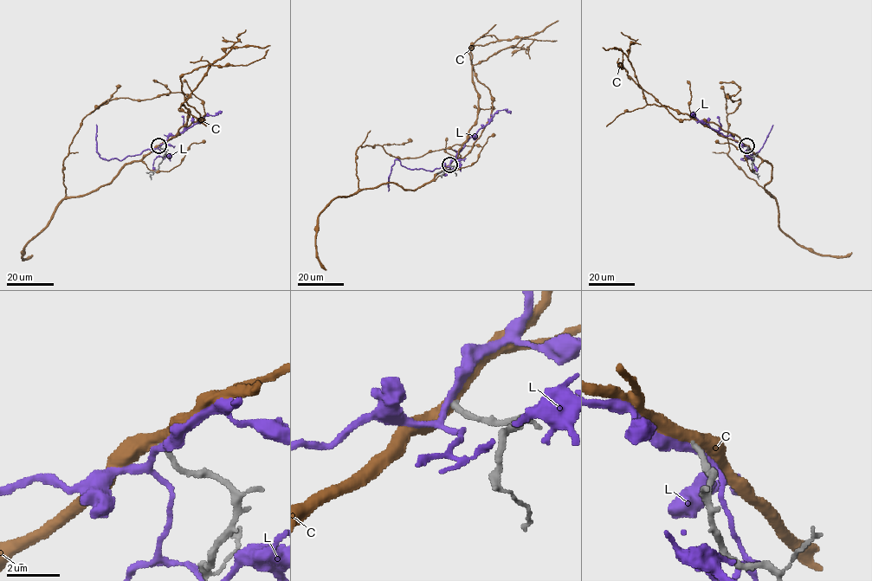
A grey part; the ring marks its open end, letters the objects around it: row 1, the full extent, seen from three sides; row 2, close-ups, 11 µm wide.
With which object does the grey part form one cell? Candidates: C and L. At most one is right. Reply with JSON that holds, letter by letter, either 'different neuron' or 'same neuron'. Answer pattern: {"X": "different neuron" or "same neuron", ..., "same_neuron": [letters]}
{"C": "different neuron", "L": "different neuron", "same_neuron": []}

